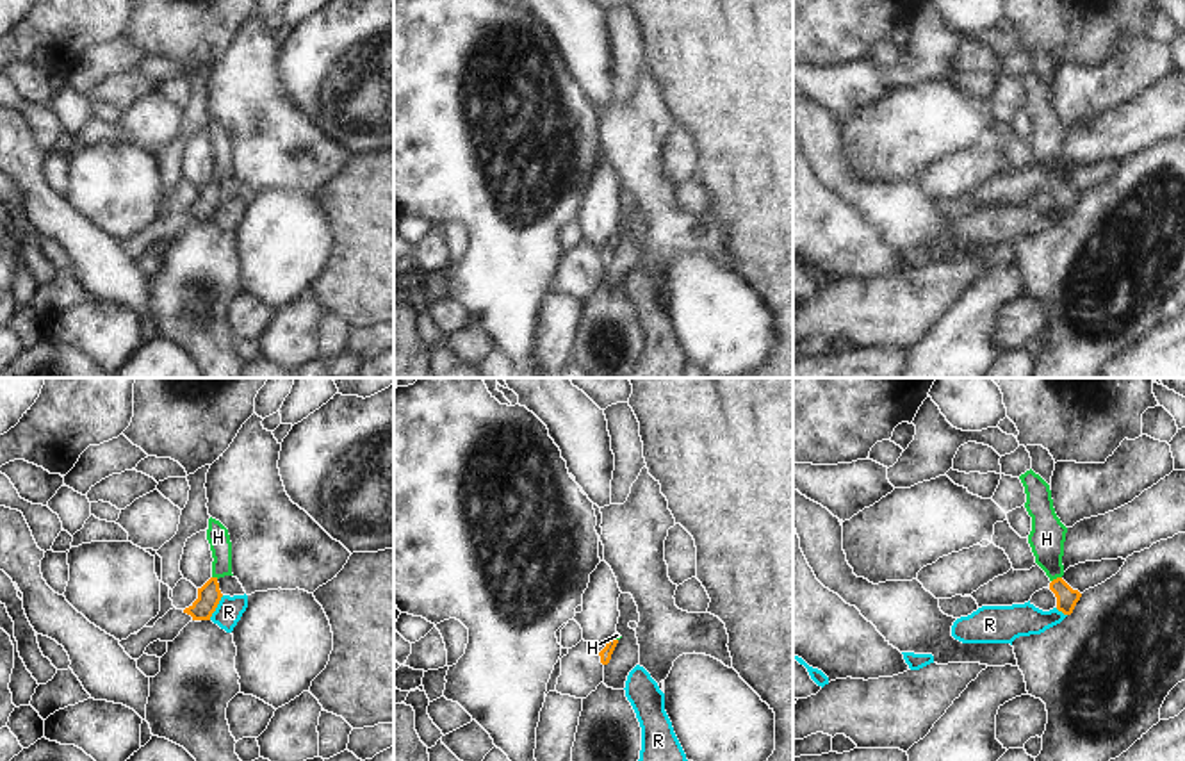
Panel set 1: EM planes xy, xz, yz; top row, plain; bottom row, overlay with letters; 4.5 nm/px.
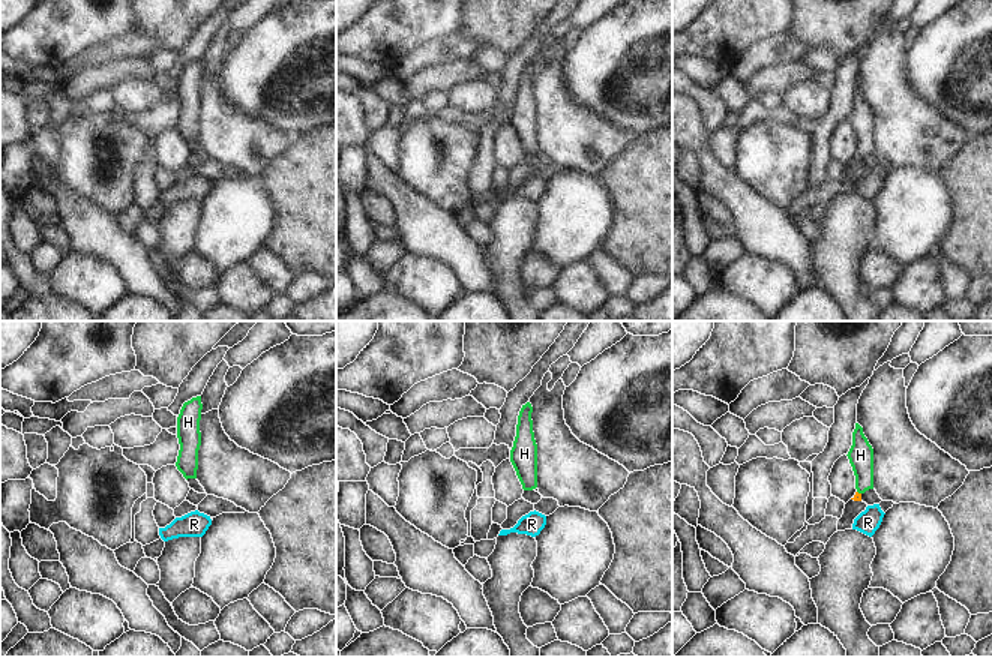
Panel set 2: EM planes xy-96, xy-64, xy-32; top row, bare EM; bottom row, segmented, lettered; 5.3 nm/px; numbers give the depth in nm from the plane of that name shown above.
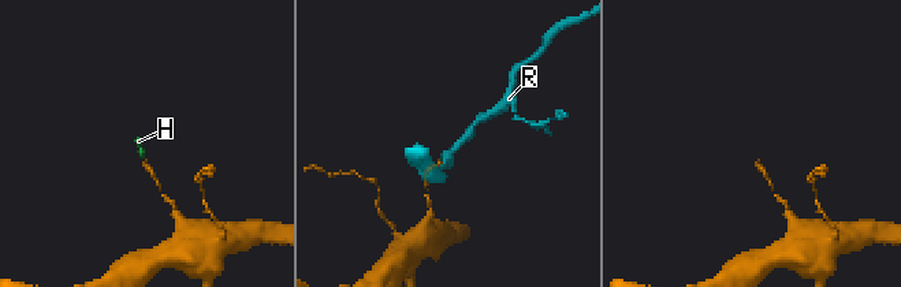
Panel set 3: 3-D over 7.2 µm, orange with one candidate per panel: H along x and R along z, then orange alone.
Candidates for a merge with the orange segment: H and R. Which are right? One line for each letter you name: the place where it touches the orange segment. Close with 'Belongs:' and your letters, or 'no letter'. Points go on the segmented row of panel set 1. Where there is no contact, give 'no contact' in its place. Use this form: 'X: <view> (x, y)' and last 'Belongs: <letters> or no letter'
H: yz (1057, 578)
Belongs: H

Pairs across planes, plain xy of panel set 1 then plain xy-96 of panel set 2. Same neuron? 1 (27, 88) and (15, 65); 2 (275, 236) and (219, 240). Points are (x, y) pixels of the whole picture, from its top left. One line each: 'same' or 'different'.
1: same
2: same

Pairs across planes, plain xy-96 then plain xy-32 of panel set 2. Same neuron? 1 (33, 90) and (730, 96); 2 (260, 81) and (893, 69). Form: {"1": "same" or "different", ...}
{"1": "same", "2": "different"}

